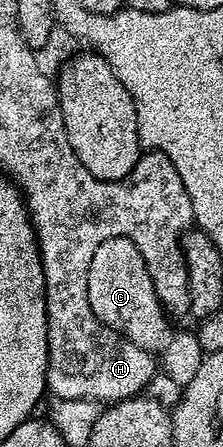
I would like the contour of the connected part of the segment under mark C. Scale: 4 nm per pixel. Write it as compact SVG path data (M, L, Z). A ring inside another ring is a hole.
M111 237L93 252L89 267L88 296L93 314L97 314L103 325L154 354L162 371L173 378L173 382L186 386L193 374L197 374L205 355L199 345L199 337L171 328L172 321L155 292L147 264L130 237Z

